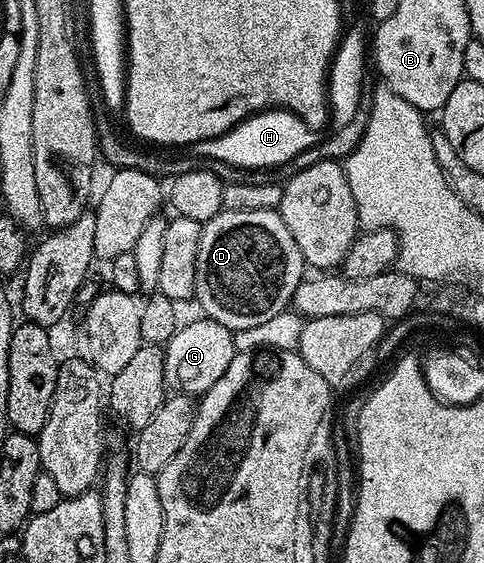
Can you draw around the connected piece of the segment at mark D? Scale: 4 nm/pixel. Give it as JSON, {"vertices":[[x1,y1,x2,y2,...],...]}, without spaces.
{"vertices":[[223,208,214,219,203,222,198,239,198,267,196,268,196,295,209,321,222,323,227,329,249,329,274,319,274,315,289,308,294,291,305,280,306,262,294,235,286,231,286,223,274,209,266,211,230,211]]}

